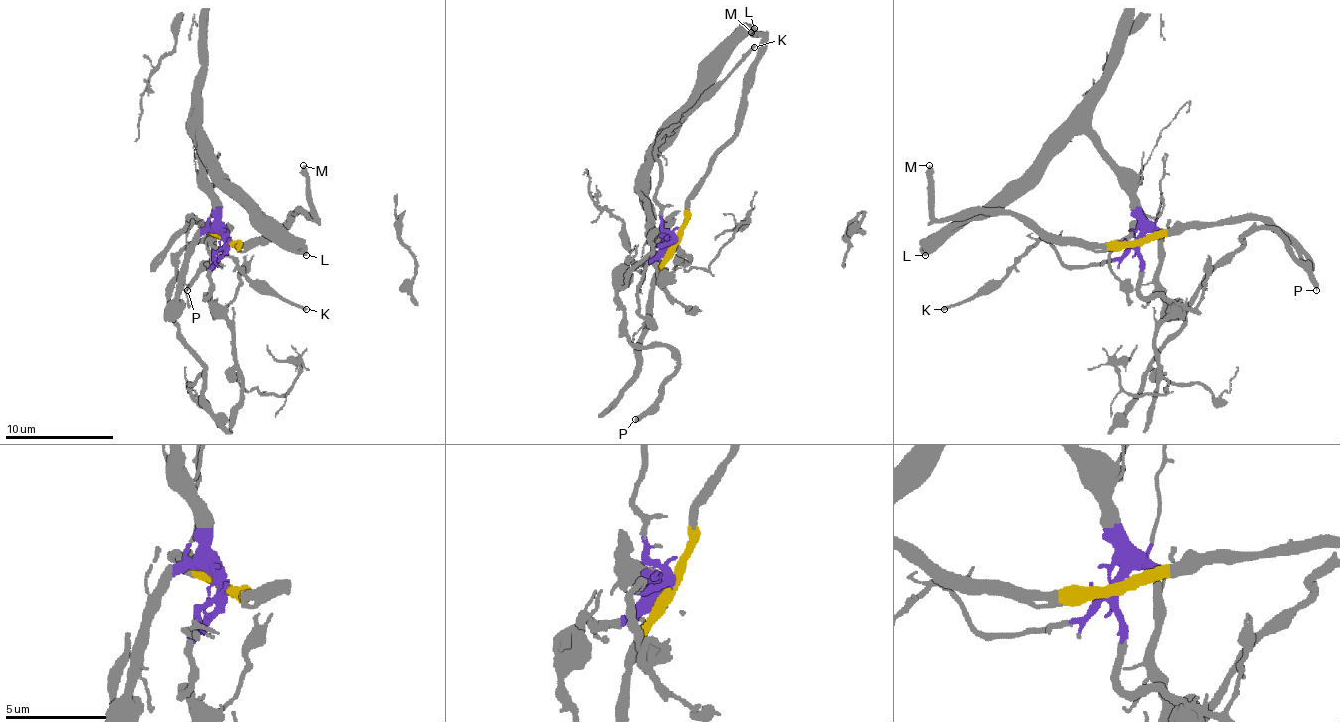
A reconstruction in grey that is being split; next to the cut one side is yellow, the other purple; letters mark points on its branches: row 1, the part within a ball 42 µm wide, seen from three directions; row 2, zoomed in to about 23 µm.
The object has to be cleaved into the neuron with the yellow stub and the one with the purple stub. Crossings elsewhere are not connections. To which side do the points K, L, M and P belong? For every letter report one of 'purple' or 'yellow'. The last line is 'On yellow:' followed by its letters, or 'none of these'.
K: purple
L: purple
M: yellow
P: purple
On yellow: M

